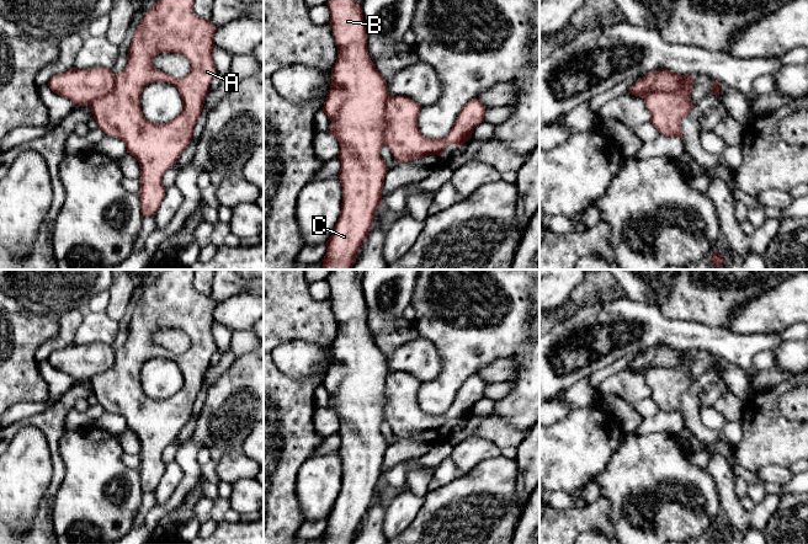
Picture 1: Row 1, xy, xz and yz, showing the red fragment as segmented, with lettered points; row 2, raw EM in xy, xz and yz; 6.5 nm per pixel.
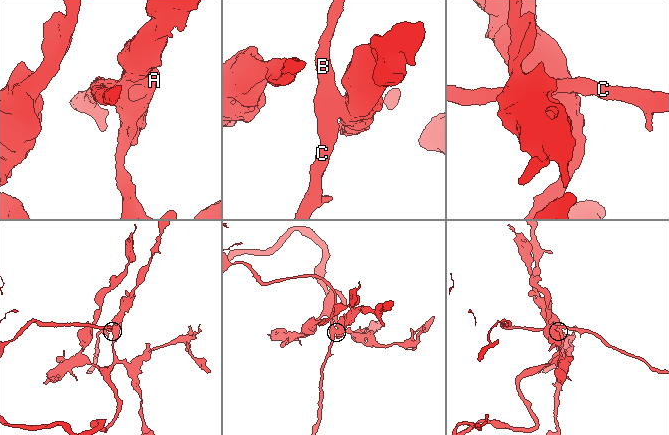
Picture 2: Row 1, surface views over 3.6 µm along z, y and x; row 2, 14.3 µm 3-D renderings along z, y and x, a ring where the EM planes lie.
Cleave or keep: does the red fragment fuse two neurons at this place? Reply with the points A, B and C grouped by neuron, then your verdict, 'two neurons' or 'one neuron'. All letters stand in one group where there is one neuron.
A B C; one neuron

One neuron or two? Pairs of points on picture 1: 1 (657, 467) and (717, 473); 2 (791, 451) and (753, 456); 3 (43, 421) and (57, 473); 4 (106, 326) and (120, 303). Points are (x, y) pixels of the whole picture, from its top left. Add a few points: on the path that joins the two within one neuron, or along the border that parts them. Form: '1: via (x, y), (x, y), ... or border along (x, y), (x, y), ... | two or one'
1: border along (706, 469), (715, 481), (718, 499) | two
2: via (781, 451), (763, 451) | one
3: via (53, 433), (56, 460) | one
4: border along (105, 312), (117, 323) | two

